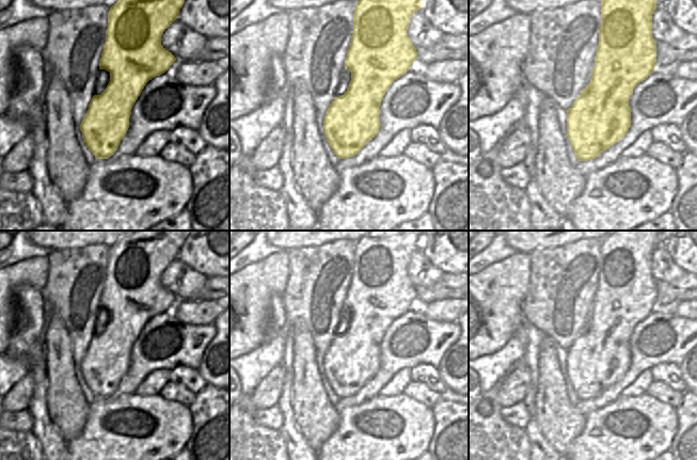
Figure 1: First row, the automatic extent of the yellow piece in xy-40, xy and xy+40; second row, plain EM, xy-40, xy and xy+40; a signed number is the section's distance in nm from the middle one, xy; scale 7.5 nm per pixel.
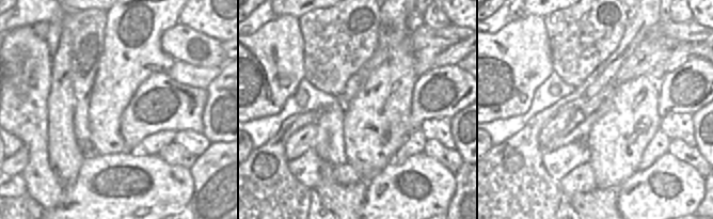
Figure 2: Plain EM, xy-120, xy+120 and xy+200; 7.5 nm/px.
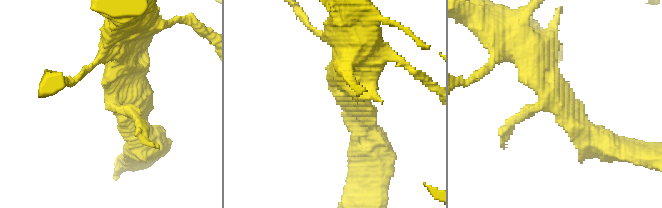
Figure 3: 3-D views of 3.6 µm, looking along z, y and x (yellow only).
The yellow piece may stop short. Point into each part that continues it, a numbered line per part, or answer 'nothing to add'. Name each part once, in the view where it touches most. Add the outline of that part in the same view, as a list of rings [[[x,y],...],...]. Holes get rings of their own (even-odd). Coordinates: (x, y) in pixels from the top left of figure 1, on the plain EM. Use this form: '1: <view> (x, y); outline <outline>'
nothing to add

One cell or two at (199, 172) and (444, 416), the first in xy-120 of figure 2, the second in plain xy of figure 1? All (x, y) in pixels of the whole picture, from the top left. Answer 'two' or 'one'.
one

